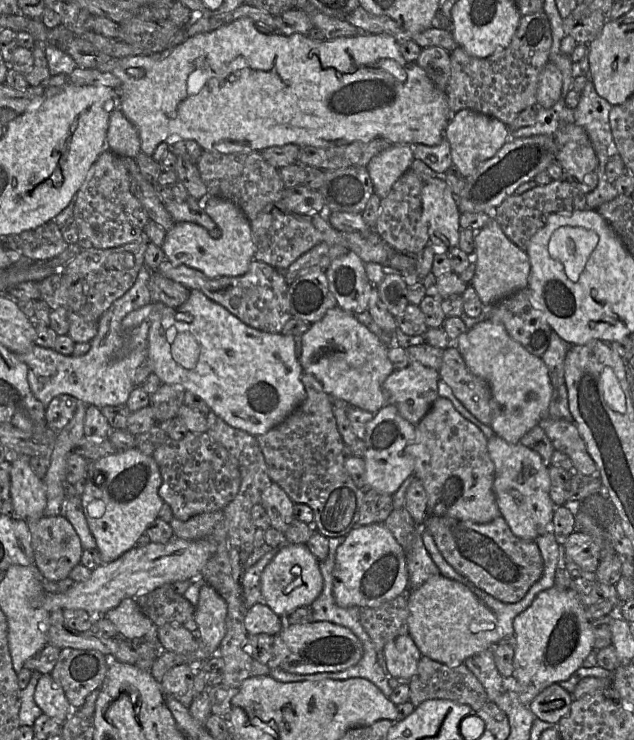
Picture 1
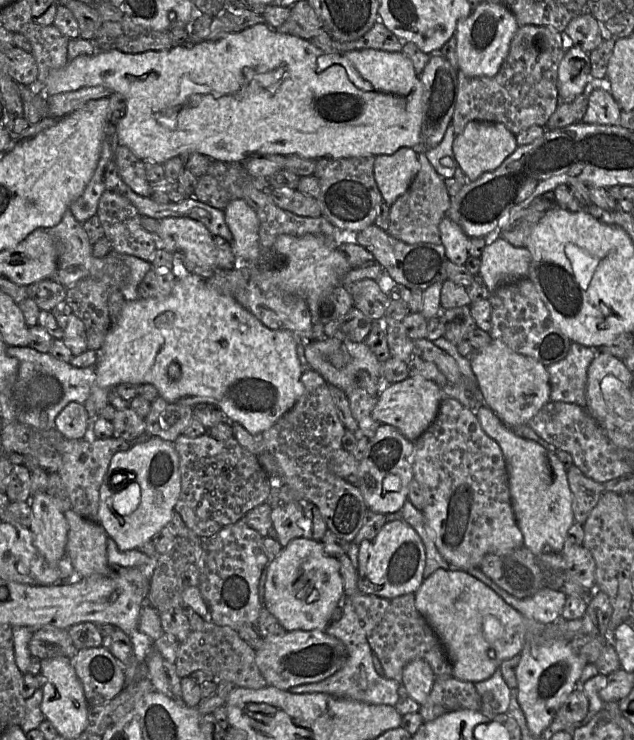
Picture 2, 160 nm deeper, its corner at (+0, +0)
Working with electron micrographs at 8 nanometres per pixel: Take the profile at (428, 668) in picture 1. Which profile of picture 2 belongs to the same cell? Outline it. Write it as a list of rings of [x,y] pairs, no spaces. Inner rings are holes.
[[[455,677],[435,679],[426,701],[420,705],[418,713],[424,722],[458,710],[480,711],[481,698],[474,683]]]

